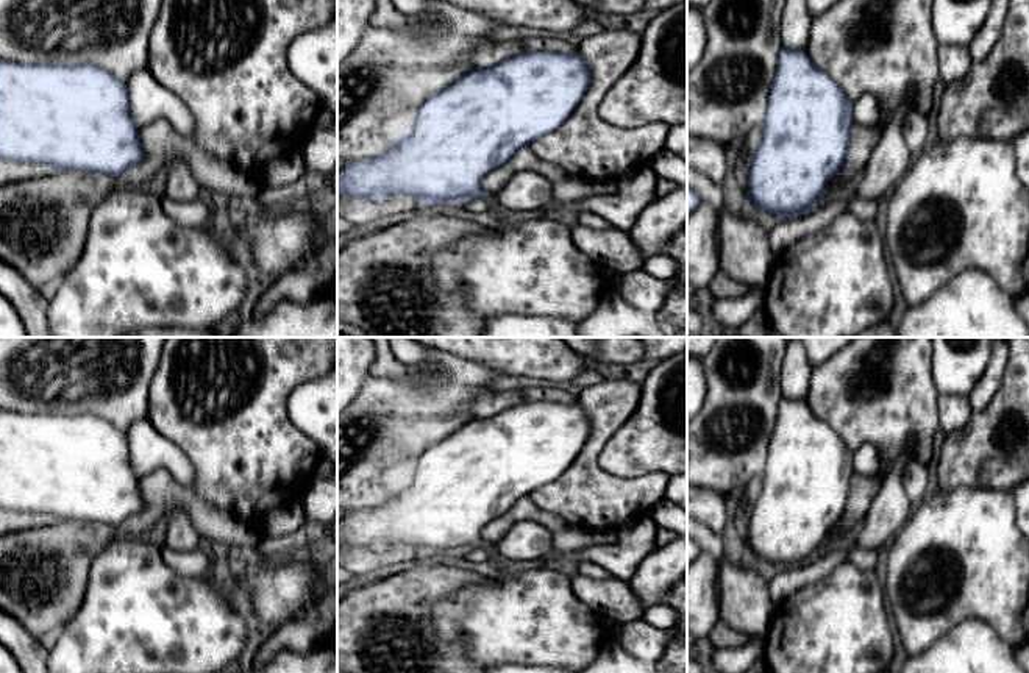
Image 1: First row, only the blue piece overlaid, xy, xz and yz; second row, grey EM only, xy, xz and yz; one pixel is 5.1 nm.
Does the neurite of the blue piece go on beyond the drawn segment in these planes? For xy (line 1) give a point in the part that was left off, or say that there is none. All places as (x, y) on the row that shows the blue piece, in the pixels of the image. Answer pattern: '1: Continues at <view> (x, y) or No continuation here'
1: No continuation here

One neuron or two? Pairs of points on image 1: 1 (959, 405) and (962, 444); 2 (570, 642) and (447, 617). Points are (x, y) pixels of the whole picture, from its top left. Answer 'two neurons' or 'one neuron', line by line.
1: two neurons
2: one neuron

